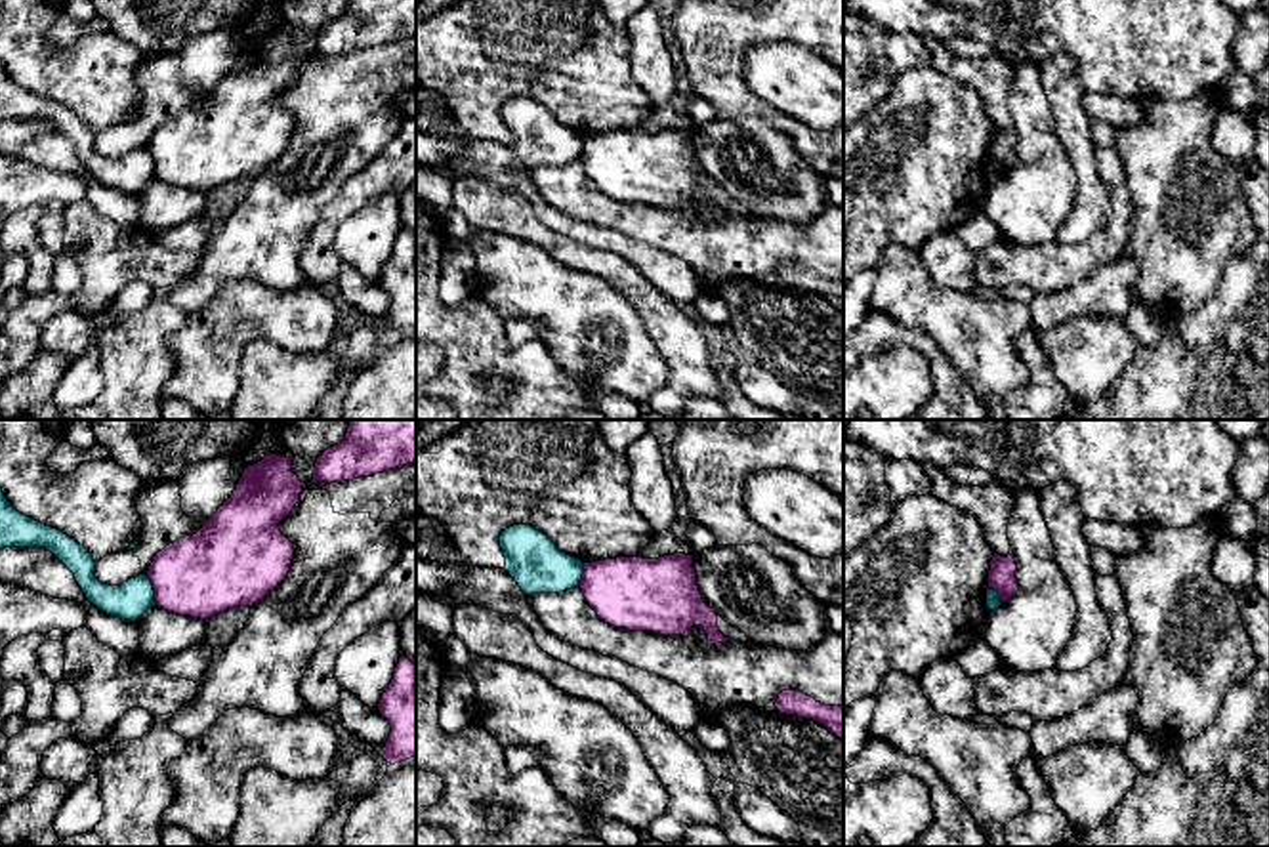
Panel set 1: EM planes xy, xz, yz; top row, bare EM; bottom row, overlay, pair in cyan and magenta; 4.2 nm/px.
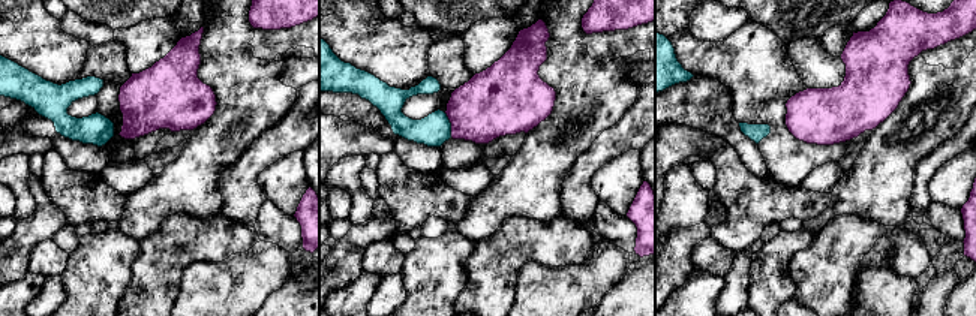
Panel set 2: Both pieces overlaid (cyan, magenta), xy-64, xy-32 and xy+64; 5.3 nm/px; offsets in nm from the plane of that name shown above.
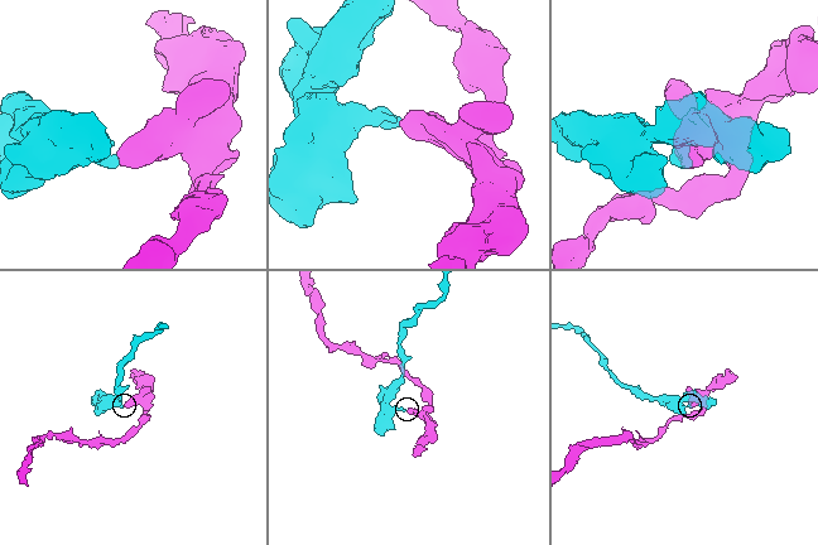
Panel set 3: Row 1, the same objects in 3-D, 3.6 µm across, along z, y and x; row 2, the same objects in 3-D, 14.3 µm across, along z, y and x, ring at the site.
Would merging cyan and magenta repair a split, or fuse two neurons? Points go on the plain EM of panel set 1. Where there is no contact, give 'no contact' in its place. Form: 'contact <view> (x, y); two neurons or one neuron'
contact xy (153, 163); two neurons

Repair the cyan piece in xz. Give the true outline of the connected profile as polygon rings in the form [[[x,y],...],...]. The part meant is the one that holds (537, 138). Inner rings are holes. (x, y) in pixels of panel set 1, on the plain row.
[[[513,97],[500,107],[506,143],[525,168],[561,166],[578,160],[584,135],[563,126],[530,97]]]

